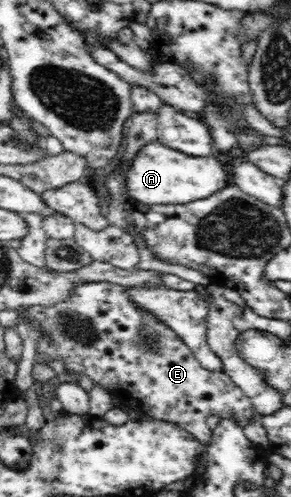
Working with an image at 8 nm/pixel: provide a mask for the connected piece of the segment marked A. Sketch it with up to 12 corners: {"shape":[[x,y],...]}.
{"shape":[[146,144],[127,172],[146,205],[187,204],[232,183],[217,158]]}

